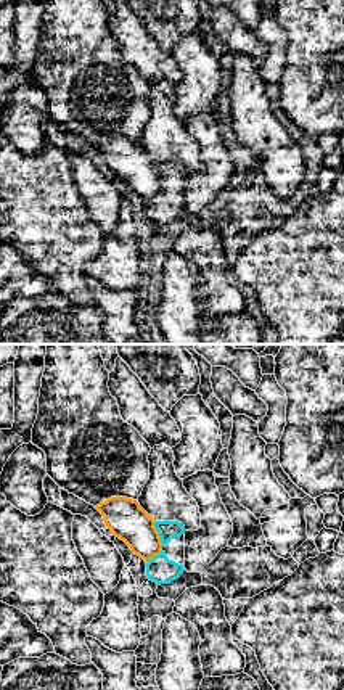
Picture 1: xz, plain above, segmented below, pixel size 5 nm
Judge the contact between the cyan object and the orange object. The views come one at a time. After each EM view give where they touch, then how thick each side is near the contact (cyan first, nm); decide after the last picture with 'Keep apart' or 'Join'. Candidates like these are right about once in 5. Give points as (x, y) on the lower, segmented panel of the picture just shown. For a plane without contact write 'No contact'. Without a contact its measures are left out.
Touches cyan at (158, 531). Thickness 100 nm (cyan) against 190 nm

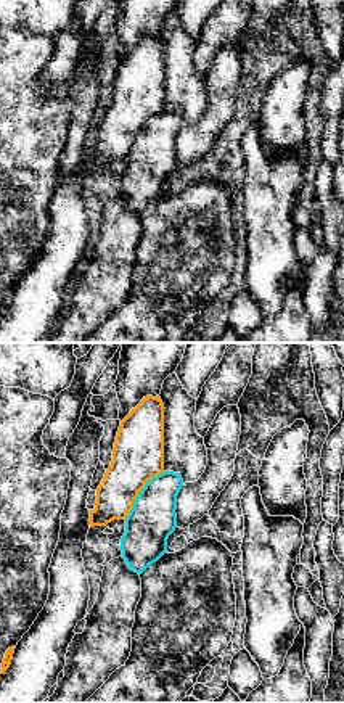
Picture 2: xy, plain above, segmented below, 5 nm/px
Touches cyan at (140, 493). Thickness 240 nm (cyan) against 260 nm

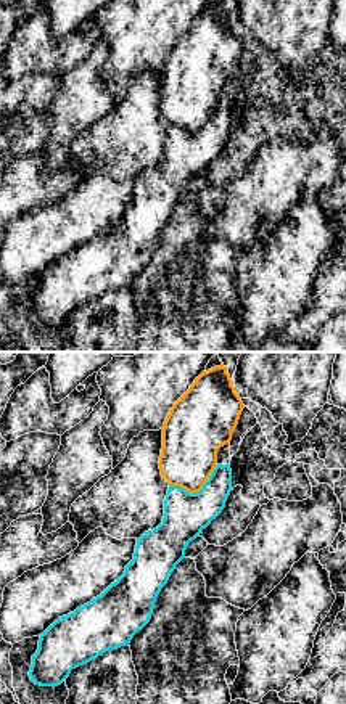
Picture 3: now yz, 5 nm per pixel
Touches cyan at (197, 492). Thickness 220 nm (cyan) against 280 nm

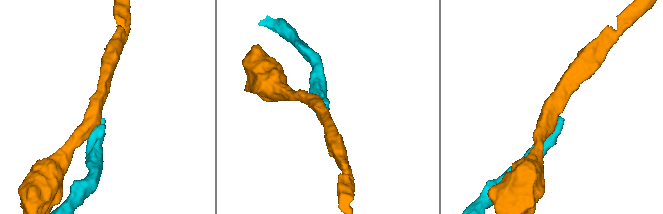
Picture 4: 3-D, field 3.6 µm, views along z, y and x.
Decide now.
Keep apart

